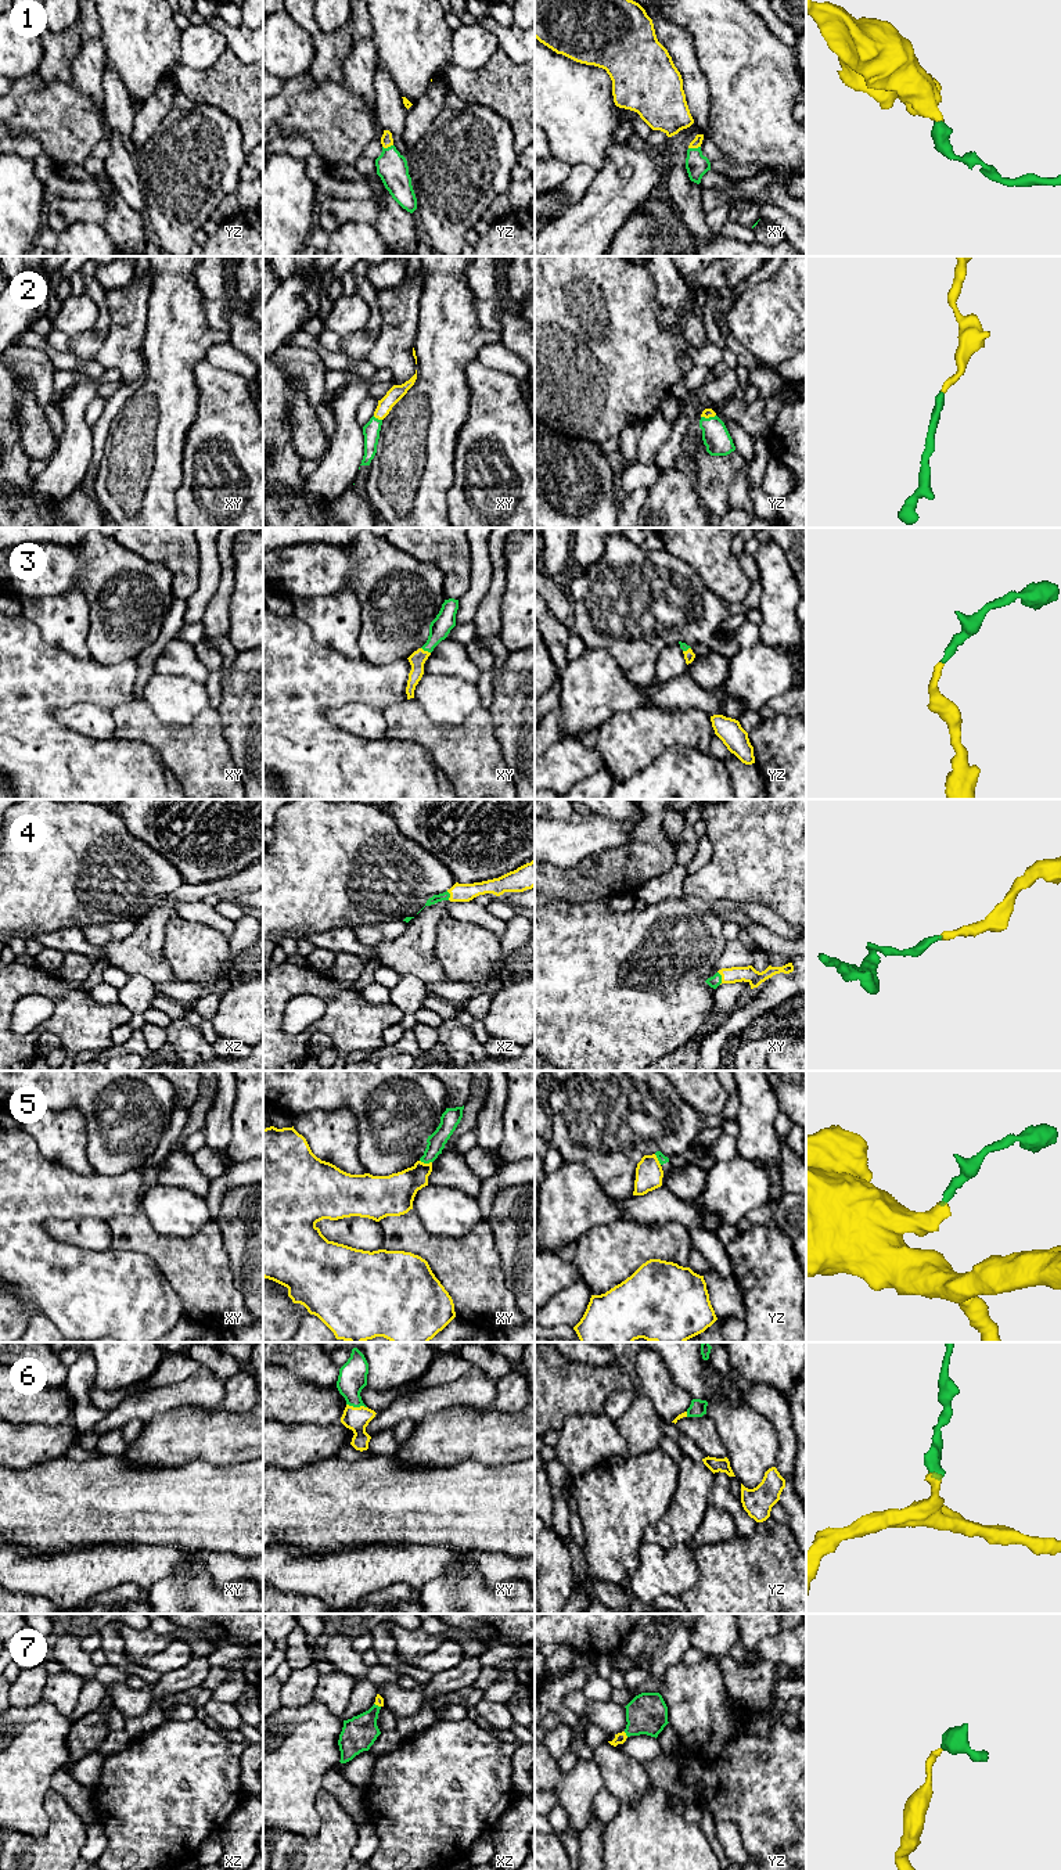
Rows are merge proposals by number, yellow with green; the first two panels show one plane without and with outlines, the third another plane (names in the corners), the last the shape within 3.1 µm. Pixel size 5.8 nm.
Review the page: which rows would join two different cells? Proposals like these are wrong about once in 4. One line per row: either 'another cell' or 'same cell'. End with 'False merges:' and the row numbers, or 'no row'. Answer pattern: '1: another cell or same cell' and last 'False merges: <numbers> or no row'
1: same cell
2: same cell
3: same cell
4: same cell
5: another cell
6: same cell
7: same cell
False merges: 5

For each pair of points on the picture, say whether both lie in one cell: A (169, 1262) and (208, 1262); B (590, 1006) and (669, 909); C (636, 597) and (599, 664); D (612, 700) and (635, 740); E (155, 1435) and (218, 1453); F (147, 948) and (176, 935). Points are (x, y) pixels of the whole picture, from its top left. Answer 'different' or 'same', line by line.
A: same
B: same
C: different
D: different
E: same
F: different

